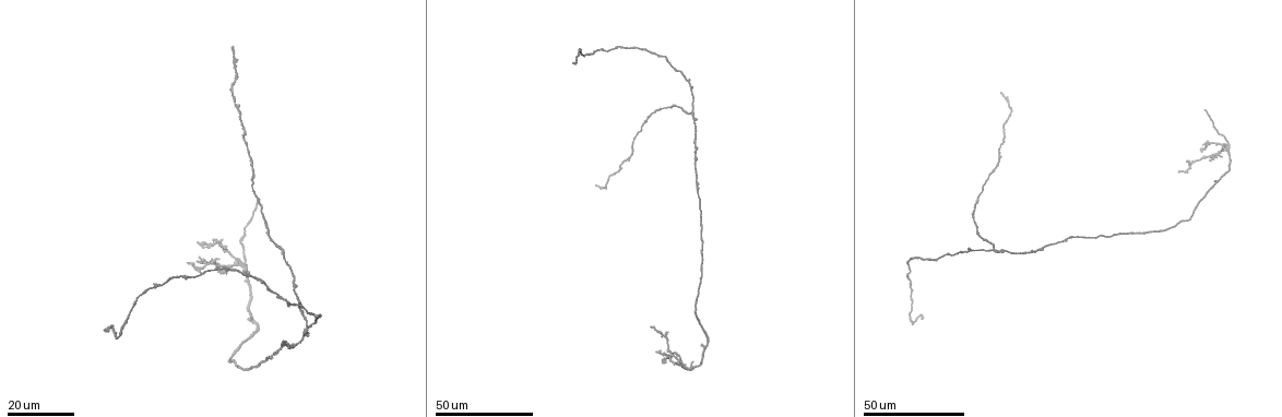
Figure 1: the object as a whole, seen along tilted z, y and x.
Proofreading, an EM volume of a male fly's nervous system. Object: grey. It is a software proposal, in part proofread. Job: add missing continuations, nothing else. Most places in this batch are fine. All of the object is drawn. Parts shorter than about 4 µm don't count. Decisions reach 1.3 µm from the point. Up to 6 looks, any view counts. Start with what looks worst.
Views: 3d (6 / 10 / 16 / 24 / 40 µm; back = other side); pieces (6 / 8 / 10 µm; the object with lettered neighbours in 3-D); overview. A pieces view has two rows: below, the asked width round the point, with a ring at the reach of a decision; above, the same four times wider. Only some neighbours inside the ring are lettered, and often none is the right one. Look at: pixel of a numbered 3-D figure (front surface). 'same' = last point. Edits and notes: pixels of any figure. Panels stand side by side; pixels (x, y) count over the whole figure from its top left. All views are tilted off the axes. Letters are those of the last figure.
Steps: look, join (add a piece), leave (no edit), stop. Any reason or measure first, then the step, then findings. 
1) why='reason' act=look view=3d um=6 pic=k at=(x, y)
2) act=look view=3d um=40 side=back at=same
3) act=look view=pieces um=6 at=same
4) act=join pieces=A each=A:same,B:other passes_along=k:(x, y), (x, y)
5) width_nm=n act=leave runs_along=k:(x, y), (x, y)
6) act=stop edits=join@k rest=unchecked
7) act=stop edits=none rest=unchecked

why='end of a long branch' act=look view=3d um=24 pic=1 at=(233, 46)

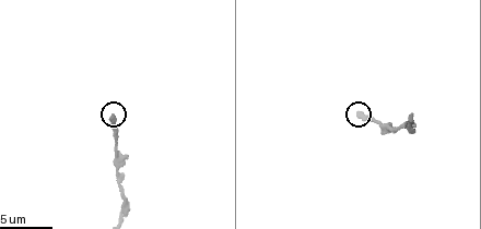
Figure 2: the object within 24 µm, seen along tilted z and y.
why='see the neighbours' act=look view=pieces um=6 pic=2 at=(115, 118)

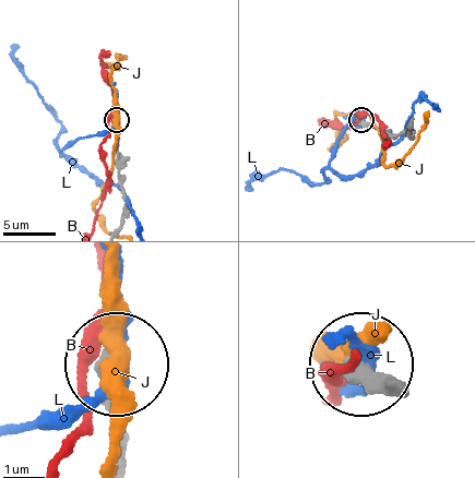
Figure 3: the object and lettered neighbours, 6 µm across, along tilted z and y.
act=leave each=B:other,J:other,L:other found='none of them fits'

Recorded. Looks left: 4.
why='end of a long branch' act=look view=3d um=24 pic=1 at=(1203, 111)

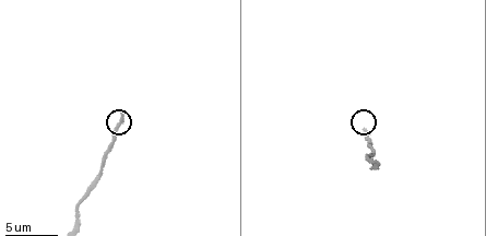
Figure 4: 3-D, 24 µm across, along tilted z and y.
act=look view=pieces um=10 pic=4 at=(367, 128)

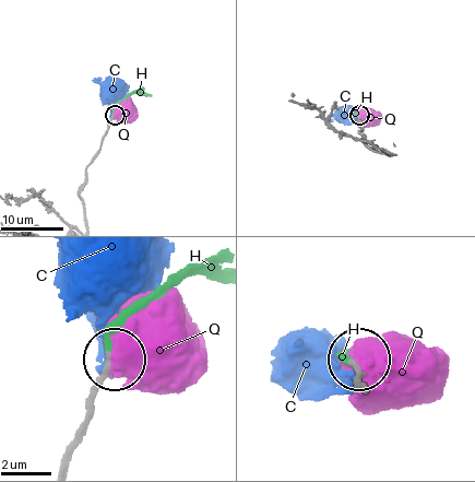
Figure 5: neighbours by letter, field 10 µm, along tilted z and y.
width_nm=200 act=join pieces=H each=C:other,H:same,Q:other found='it goes on there'

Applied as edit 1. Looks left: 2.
act=stop edits=join@5 rest=unchecked

